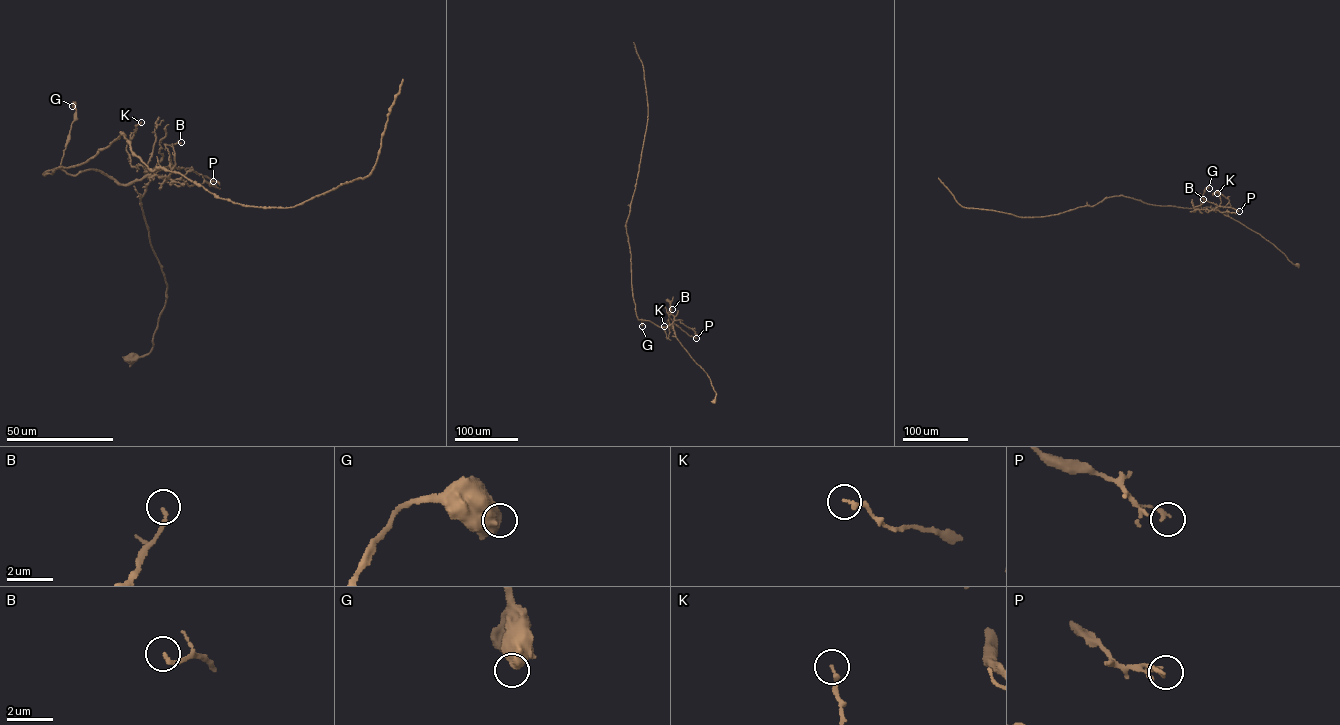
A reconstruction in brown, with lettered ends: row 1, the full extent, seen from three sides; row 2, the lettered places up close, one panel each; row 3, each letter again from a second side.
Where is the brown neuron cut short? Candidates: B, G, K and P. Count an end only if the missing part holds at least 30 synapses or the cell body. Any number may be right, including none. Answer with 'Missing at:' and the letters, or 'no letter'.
Missing at: no letter

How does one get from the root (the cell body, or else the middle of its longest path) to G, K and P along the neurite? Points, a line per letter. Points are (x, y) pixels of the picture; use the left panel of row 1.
G: (132, 358), (152, 350), (167, 295), (140, 201), (153, 175), (118, 184), (92, 169), (67, 174), (72, 106)
K: (132, 358), (152, 350), (167, 286), (140, 201), (153, 175), (131, 165), (126, 150), (141, 122)
P: (132, 358), (152, 350), (167, 295), (140, 198), (152, 176), (165, 166), (192, 168), (213, 181)

